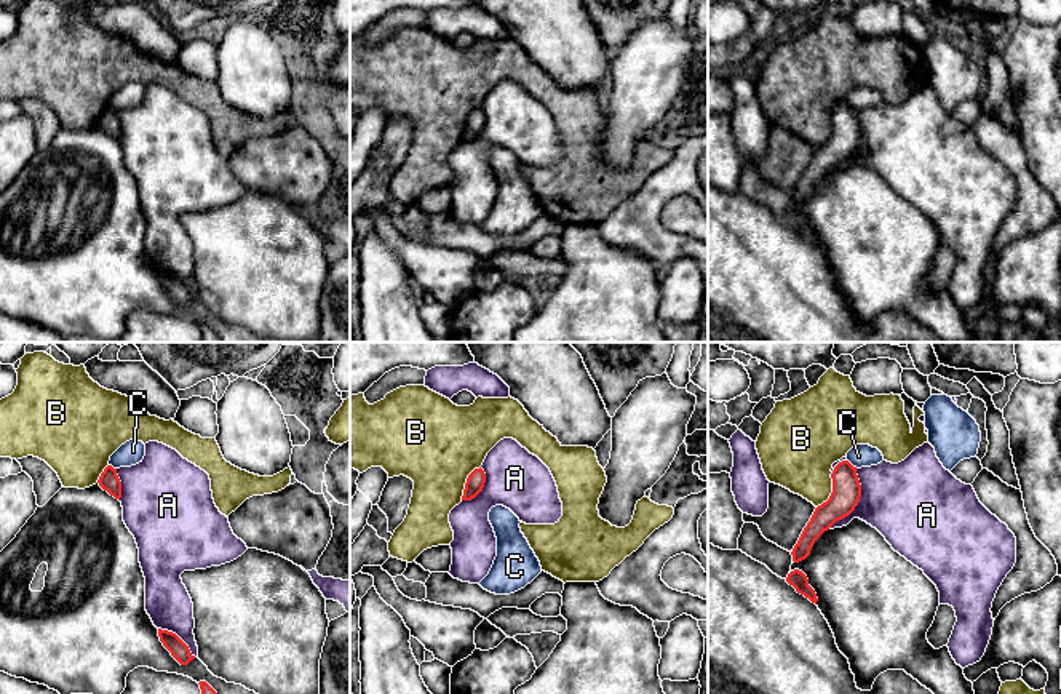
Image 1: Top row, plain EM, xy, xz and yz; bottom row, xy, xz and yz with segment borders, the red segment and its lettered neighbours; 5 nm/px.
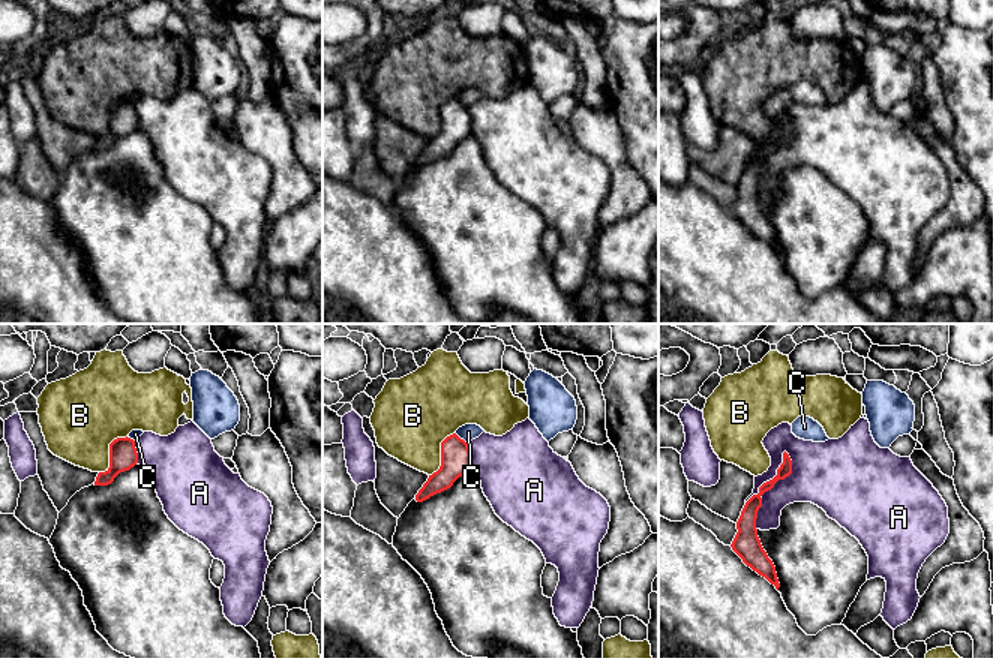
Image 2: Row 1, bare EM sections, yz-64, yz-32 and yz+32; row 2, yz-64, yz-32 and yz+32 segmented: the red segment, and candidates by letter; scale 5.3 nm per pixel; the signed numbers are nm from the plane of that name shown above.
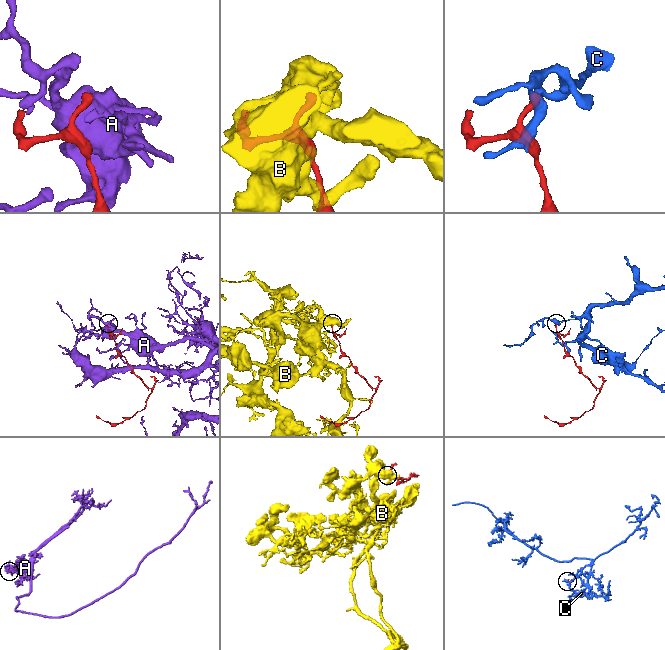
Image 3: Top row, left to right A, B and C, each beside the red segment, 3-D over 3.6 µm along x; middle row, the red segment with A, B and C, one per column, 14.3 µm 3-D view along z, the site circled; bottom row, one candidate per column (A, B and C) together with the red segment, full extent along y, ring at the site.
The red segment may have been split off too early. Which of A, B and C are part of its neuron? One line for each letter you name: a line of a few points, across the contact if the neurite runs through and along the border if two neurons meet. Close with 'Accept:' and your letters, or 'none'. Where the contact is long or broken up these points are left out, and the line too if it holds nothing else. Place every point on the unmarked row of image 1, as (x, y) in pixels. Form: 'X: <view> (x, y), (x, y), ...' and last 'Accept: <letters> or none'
Accept: none

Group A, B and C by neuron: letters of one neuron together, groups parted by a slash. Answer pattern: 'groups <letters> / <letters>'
groups A / B / C

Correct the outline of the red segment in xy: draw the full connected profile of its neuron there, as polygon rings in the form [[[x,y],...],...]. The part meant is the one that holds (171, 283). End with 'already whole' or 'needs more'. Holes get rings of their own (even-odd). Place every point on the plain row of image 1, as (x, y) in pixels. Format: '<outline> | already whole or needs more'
[[[158,270],[158,278],[163,288],[181,307],[187,307],[190,302],[195,301],[189,288],[176,275]]] | already whole

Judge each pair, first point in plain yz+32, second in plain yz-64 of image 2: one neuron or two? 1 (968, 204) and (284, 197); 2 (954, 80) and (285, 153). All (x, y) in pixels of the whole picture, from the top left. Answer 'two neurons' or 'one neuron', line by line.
1: one neuron
2: two neurons

